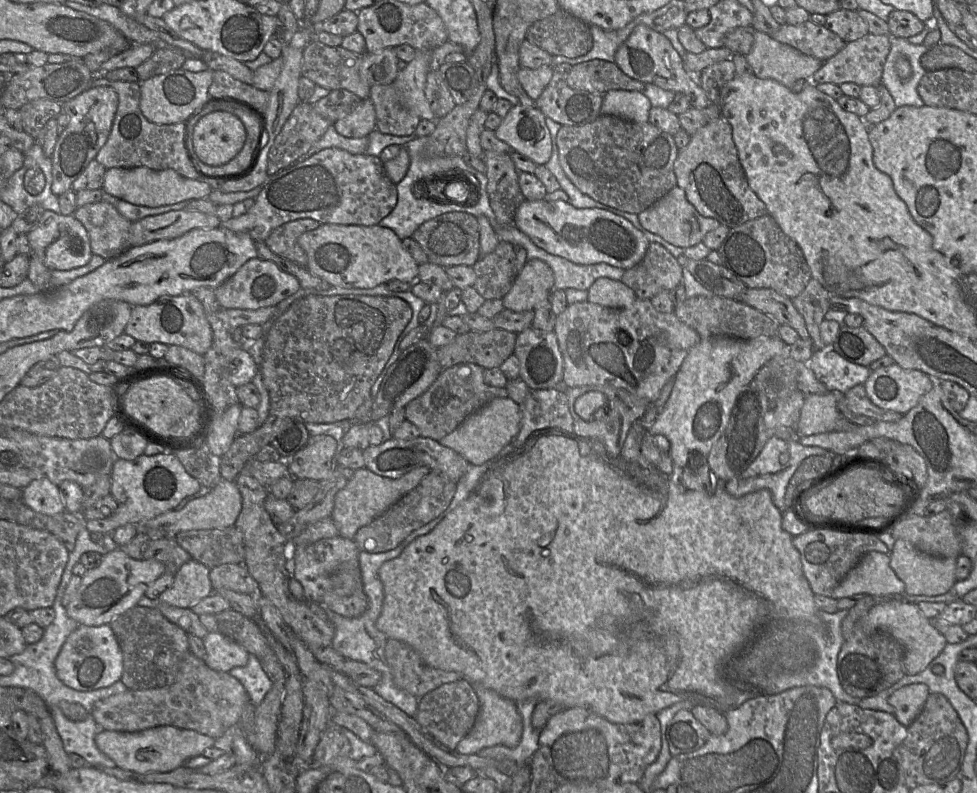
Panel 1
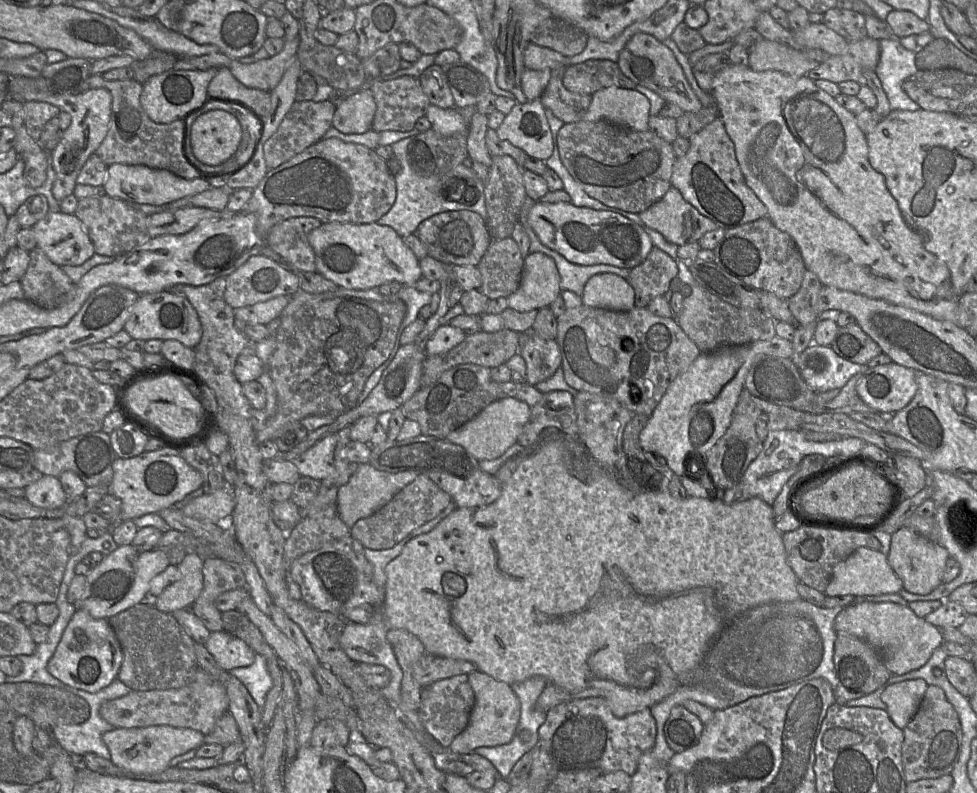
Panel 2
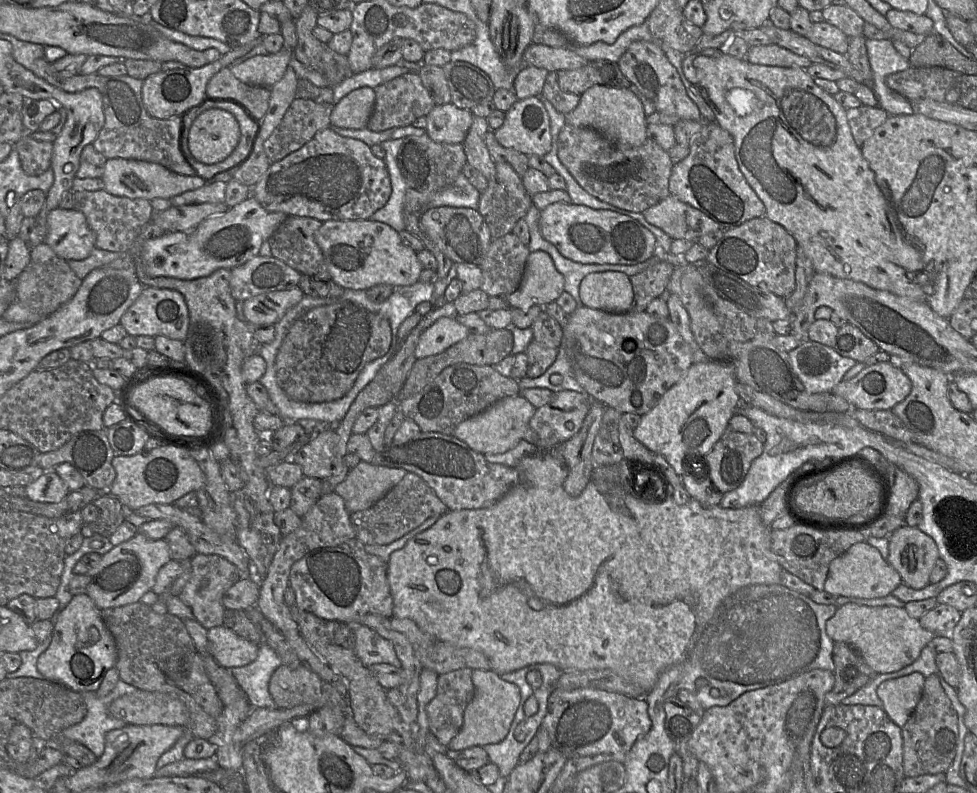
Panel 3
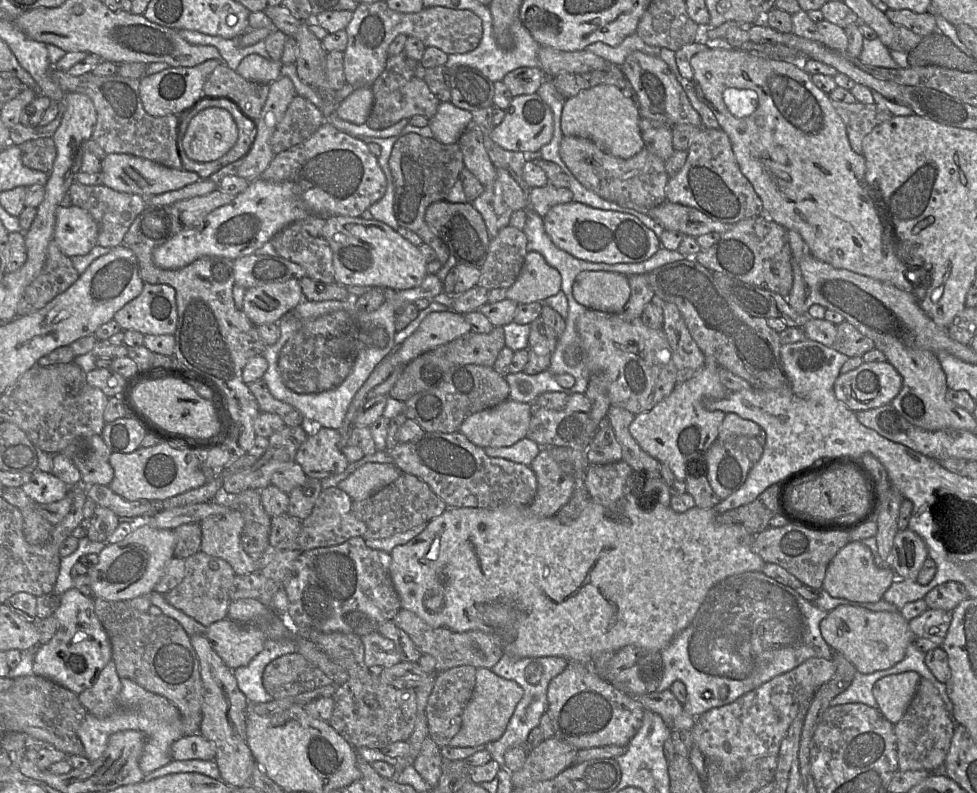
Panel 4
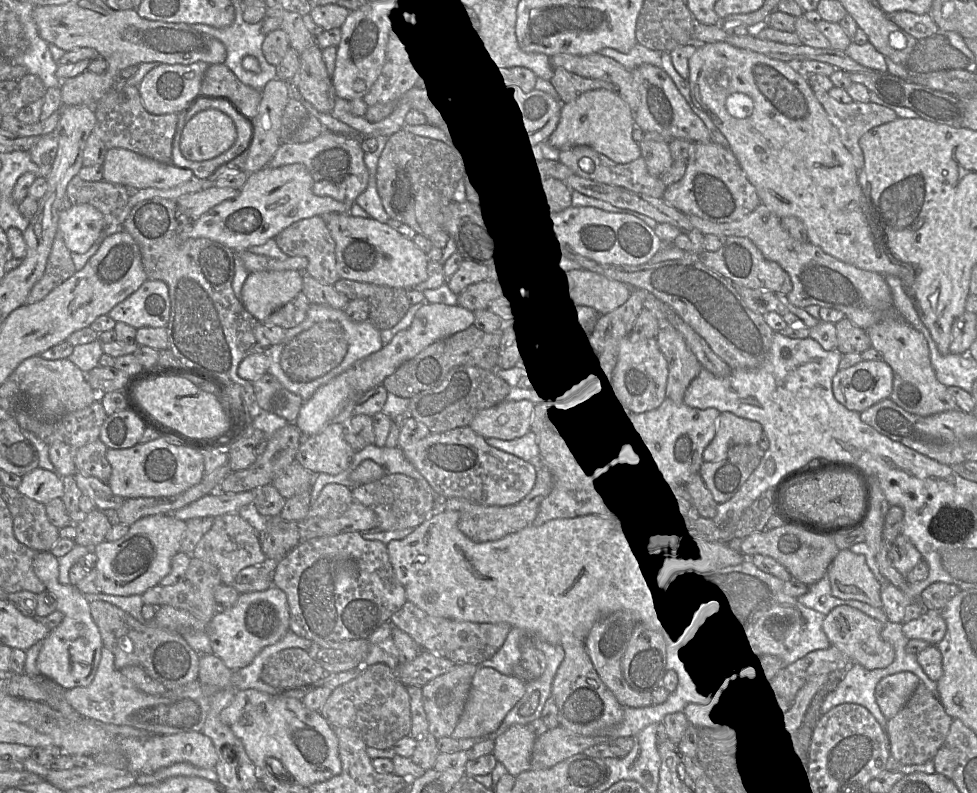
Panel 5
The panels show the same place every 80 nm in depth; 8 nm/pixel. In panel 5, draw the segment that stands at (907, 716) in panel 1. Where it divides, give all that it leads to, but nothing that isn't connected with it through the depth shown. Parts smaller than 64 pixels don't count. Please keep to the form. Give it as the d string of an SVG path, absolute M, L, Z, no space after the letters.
M909 671L882 678L875 688L876 701L888 719L892 719L905 706L921 680Z

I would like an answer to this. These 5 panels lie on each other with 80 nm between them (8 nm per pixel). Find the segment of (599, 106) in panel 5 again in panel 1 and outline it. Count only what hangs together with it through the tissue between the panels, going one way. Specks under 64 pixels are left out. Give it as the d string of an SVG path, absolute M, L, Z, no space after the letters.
M610 90L603 95L601 114L647 122L651 107L649 99L640 91Z

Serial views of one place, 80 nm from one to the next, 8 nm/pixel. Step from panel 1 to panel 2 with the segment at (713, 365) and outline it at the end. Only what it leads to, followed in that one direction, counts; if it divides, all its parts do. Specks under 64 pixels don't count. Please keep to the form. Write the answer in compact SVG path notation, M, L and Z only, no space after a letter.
M775 335L767 340L724 346L713 352L701 353L672 381L649 416L639 434L641 447L663 457L680 477L686 473L685 467L689 465L689 460L694 465L700 465L707 452L729 427L752 364L765 355L791 358L792 342Z

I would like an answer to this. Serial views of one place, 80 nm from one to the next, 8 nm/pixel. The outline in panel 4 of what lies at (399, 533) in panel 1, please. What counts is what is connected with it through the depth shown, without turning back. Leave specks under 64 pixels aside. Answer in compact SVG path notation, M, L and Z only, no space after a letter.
M401 473L394 482L364 500L352 501L353 515L367 526L362 536L365 540L383 539L406 532L418 525L428 523L441 515L447 507L426 482L409 473Z

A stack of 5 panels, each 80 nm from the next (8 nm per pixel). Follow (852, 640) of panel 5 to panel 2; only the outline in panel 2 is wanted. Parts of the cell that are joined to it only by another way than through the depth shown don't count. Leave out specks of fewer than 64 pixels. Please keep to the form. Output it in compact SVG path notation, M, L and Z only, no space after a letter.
M862 602L843 607L834 620L834 629L871 645L893 675L902 675L921 668L928 662L933 651L944 642L938 627L918 617L908 606L893 602Z

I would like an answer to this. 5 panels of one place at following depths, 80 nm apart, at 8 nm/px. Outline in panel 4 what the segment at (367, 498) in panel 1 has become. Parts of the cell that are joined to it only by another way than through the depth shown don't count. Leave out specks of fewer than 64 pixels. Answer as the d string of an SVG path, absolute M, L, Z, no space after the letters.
M367 462L352 472L347 478L339 482L338 488L345 491L352 500L364 500L394 482L400 475L401 470L394 464L383 464L377 462Z

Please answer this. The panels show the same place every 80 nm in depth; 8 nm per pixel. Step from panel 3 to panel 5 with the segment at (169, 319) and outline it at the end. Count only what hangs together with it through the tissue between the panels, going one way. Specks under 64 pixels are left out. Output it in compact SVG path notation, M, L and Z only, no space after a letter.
M146 280L134 293L117 304L108 316L136 329L166 328L170 318L169 289L160 280Z

